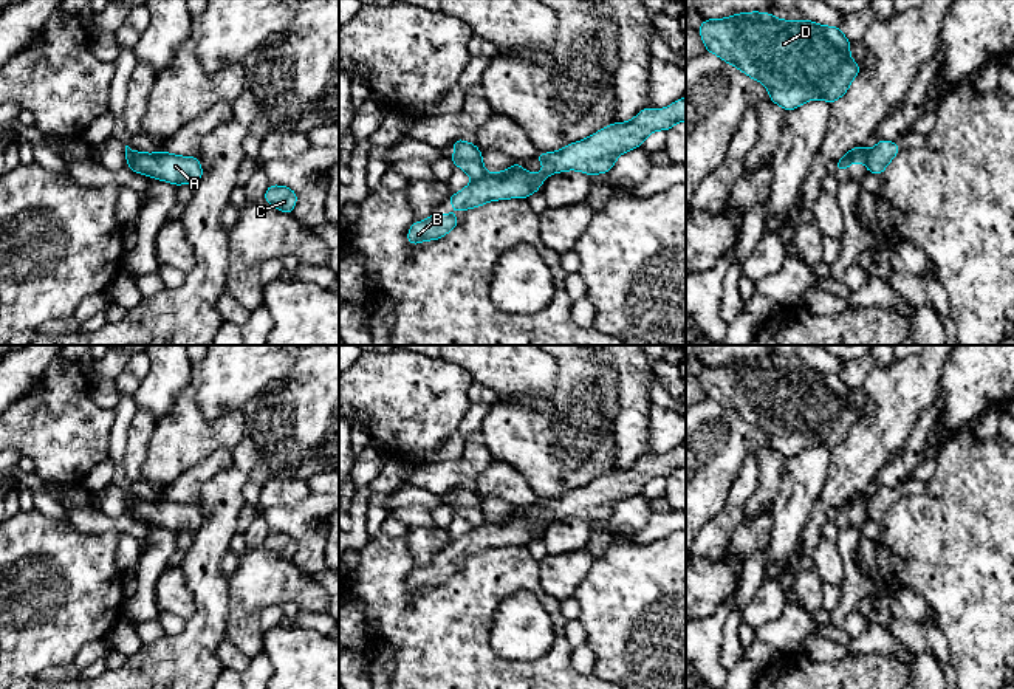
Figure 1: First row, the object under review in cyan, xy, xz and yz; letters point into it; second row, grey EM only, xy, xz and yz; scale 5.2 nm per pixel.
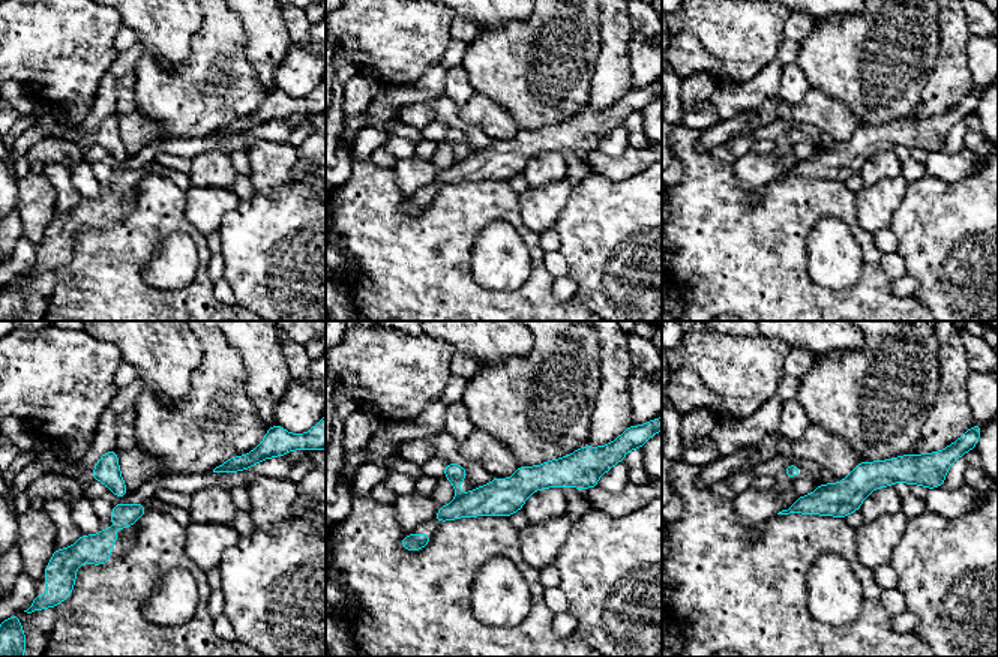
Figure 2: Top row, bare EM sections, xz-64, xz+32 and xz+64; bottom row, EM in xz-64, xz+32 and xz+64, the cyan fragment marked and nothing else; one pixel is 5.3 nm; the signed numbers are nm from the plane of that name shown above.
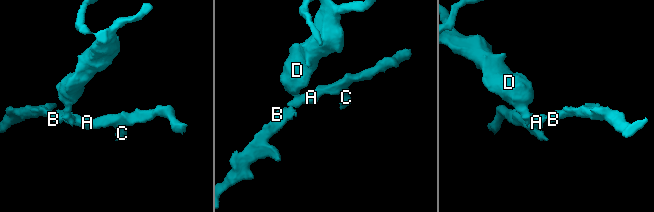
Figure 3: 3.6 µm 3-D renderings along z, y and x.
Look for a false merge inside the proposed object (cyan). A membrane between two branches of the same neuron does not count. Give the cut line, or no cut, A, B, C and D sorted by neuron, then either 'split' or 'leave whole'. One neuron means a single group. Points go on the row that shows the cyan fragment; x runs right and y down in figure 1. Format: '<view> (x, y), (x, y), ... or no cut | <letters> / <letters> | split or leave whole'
xz (486, 172), (472, 181) | A B C / D | split

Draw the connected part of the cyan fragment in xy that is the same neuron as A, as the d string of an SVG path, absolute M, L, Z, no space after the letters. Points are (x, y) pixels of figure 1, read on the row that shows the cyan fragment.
M164 150L158 153L133 152L130 169L161 181L178 184L197 184L203 169L195 156L178 156Z

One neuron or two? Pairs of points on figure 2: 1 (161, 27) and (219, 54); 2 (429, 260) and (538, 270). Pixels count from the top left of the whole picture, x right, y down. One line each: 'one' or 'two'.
1: two
2: one

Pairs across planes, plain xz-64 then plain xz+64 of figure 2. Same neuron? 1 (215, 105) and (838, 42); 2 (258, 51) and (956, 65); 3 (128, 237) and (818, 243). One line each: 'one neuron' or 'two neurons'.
1: one neuron
2: one neuron
3: two neurons

